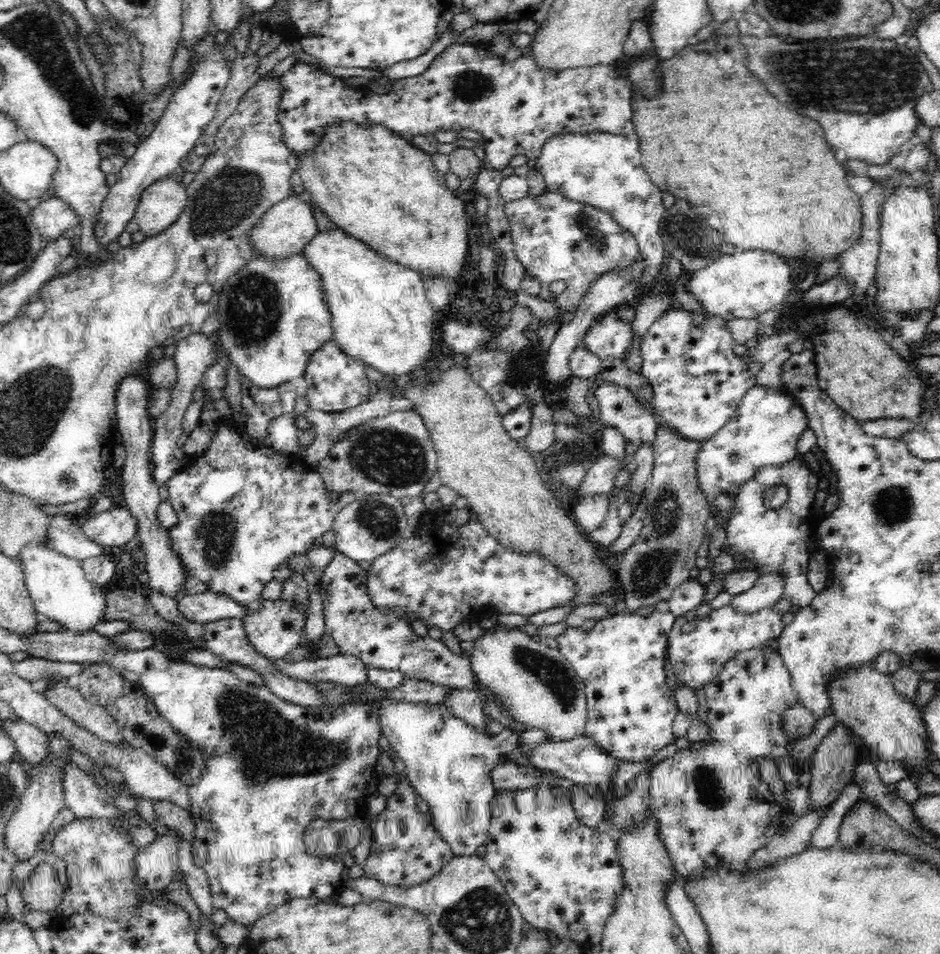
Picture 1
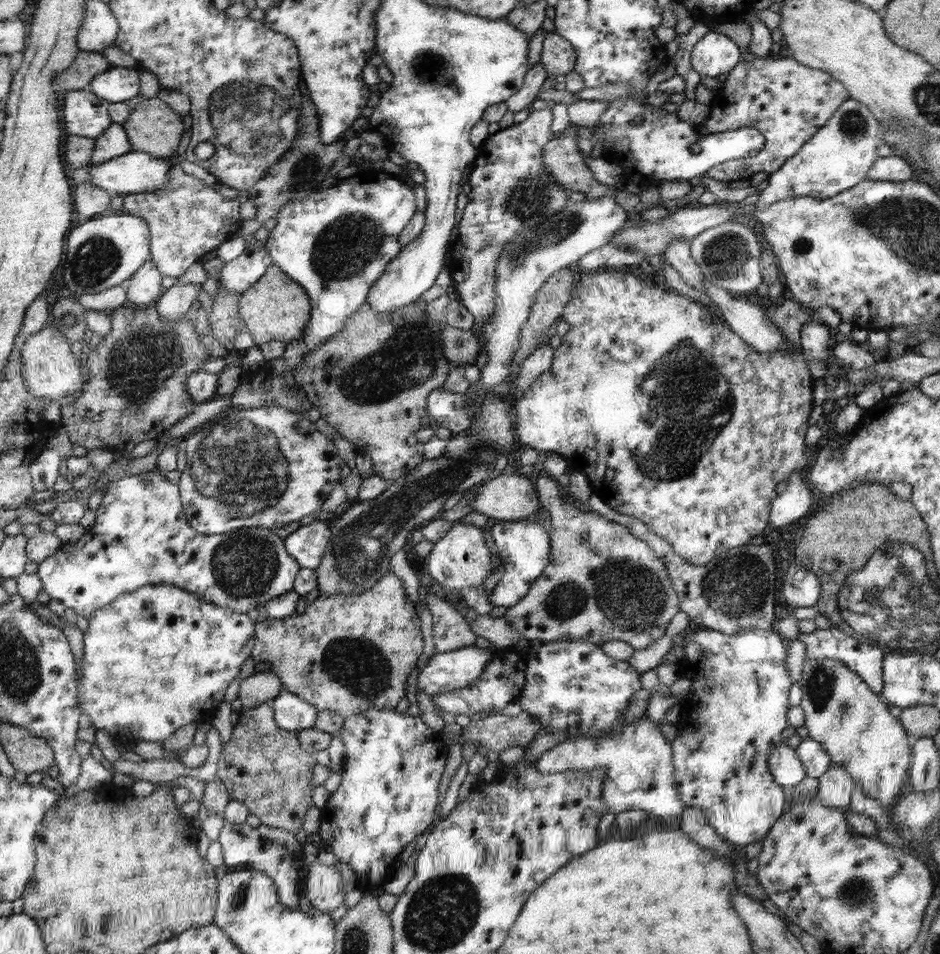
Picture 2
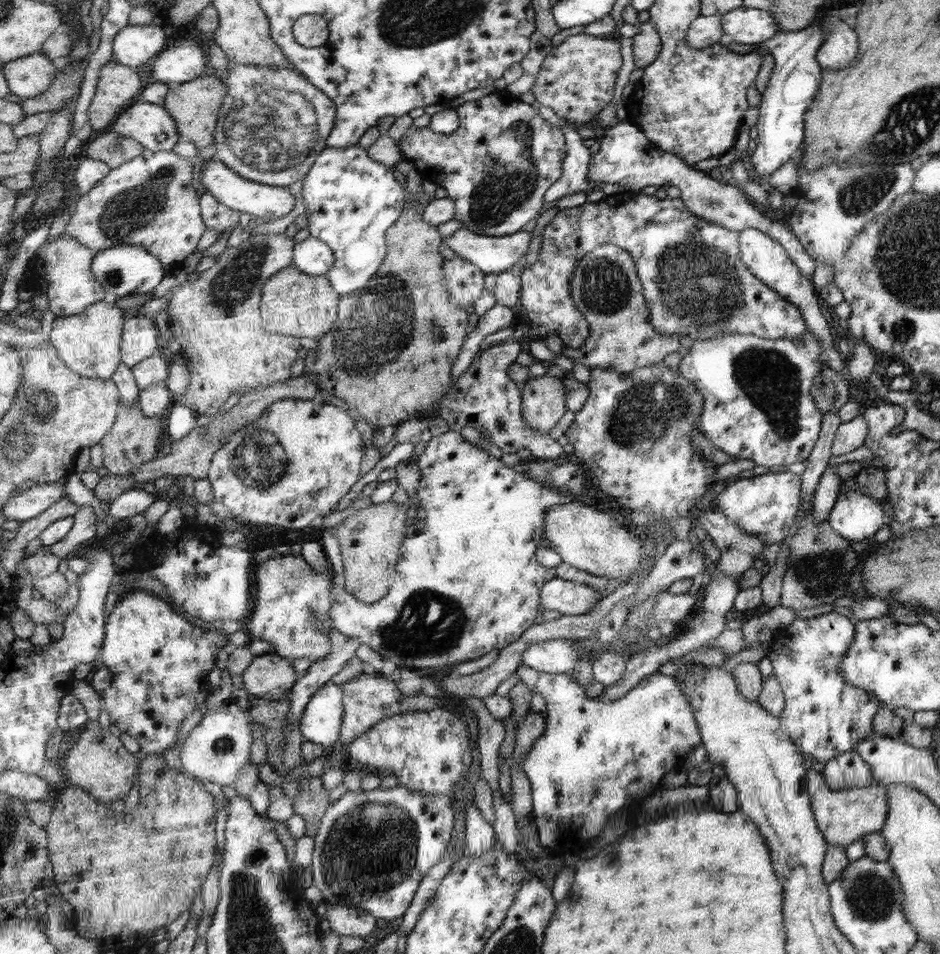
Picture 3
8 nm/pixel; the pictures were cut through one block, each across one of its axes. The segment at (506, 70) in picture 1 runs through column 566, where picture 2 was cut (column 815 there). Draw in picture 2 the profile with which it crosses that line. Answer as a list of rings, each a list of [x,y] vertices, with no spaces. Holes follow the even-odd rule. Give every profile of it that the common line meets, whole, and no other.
[[[749,50],[746,61],[738,64],[728,73],[728,77],[722,83],[716,97],[711,101],[713,110],[705,120],[706,132],[710,134],[738,130],[742,127],[752,127],[765,136],[765,147],[758,154],[746,159],[726,161],[708,171],[708,176],[720,182],[734,182],[734,180],[749,179],[757,172],[765,172],[768,175],[779,170],[784,163],[796,155],[818,130],[838,112],[841,104],[849,99],[850,92],[830,73],[822,69],[808,68],[800,64],[794,57],[781,57],[776,55],[754,56]]]

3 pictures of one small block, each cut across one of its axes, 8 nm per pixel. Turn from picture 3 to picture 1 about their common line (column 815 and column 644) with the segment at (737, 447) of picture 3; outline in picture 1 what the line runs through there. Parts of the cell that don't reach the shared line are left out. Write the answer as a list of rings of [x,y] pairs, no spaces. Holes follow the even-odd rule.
[[[685,309],[670,310],[652,324],[642,340],[643,364],[639,374],[651,388],[652,396],[647,399],[640,398],[630,389],[609,381],[600,382],[595,390],[601,425],[605,428],[615,428],[622,434],[626,443],[638,448],[653,448],[661,430],[670,430],[680,439],[690,442],[705,443],[734,416],[736,409],[740,406],[741,398],[749,391],[749,388],[756,385],[756,378],[749,371],[748,365],[744,364],[744,359],[732,352],[735,341],[724,317],[706,316],[698,312],[688,312]]]

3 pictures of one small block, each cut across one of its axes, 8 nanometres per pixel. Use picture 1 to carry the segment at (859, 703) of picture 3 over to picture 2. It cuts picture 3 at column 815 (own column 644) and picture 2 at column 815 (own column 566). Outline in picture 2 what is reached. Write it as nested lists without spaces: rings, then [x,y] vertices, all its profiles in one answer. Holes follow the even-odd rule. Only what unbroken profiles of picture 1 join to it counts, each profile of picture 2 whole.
[[[834,626],[828,629],[816,629],[808,634],[800,633],[797,636],[800,642],[806,646],[805,658],[833,658],[843,662],[848,668],[853,669],[861,679],[874,692],[881,695],[884,681],[884,656],[887,651],[883,650],[880,646],[871,645],[869,642],[860,640],[858,637],[853,637],[849,633],[844,632],[840,628]]]

